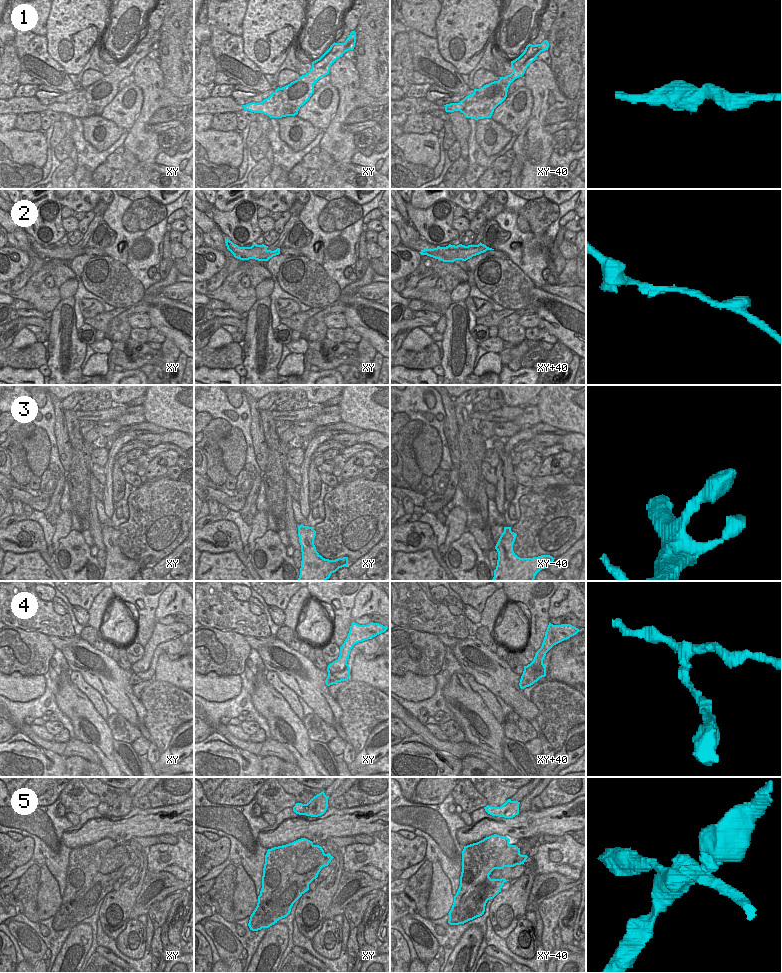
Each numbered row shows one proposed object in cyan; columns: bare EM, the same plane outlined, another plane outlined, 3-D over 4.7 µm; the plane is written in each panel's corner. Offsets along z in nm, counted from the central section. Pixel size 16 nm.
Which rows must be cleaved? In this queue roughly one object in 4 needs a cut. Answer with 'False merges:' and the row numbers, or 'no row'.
False merges: 4, 5

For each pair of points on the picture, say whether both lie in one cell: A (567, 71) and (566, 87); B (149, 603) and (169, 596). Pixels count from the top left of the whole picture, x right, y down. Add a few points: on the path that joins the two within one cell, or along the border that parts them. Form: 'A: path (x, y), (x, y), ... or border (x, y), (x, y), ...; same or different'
A: path (567, 75), (567, 83); same
B: border (163, 591), (155, 610), (156, 620); different

